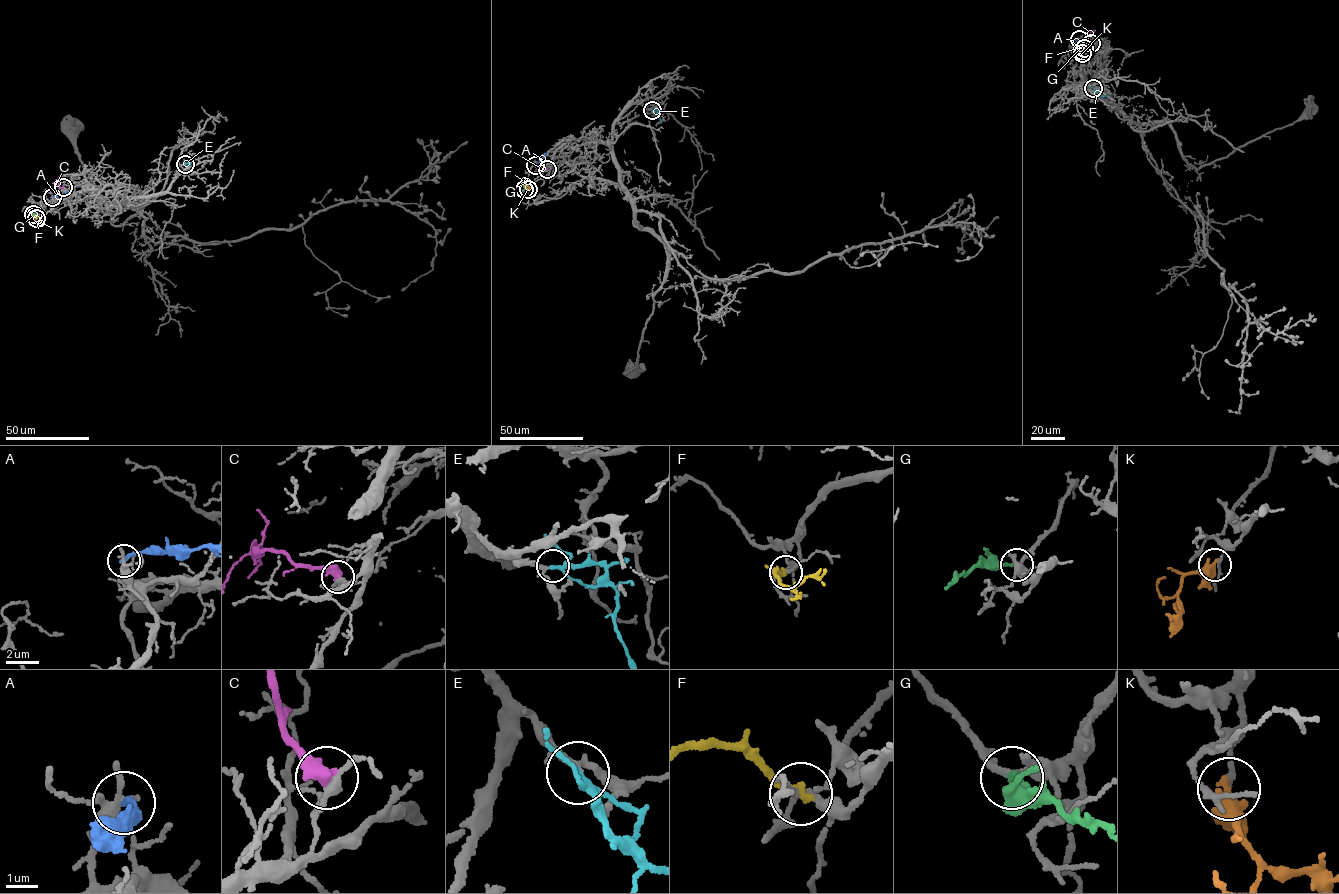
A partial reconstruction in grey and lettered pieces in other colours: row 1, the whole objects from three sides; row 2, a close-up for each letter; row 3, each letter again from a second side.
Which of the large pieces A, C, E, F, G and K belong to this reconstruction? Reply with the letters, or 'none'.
E

